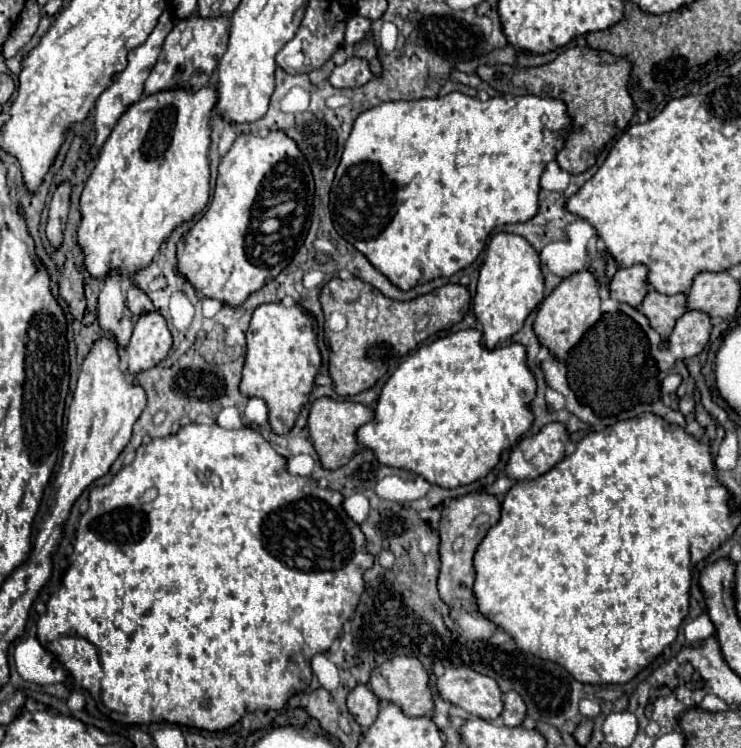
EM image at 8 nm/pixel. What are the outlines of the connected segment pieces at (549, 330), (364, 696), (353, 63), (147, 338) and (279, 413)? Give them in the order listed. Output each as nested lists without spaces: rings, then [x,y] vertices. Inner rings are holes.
[[[578,271],[576,275],[570,275],[568,279],[562,279],[562,283],[542,301],[542,305],[536,311],[534,319],[534,333],[538,341],[550,349],[550,353],[556,359],[564,359],[564,355],[582,339],[582,335],[602,317],[600,311],[600,295],[596,277],[590,271]]]
[[[356,685],[348,693],[346,705],[348,705],[348,713],[354,717],[354,721],[362,729],[368,729],[374,723],[376,715],[378,715],[380,701],[378,701],[378,697],[366,685]]]
[[[350,57],[344,65],[336,67],[330,75],[330,85],[332,87],[360,87],[364,83],[368,83],[372,79],[372,71],[366,59],[358,59],[358,57]]]
[[[154,309],[142,313],[134,325],[132,339],[126,347],[128,353],[128,373],[136,377],[142,369],[154,367],[160,359],[168,355],[172,347],[172,335],[166,319]]]
[[[280,303],[258,305],[246,333],[246,361],[242,369],[240,393],[260,397],[268,407],[268,423],[274,433],[284,435],[294,427],[300,409],[306,405],[314,387],[322,357],[316,345],[316,333],[310,315],[300,307],[284,307]]]

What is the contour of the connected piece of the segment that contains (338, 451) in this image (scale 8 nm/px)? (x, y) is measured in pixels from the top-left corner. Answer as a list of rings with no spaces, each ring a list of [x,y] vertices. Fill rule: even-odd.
[[[320,397],[312,403],[310,415],[308,415],[308,433],[310,441],[320,457],[320,465],[324,469],[338,469],[346,465],[352,455],[358,451],[356,445],[356,429],[368,421],[372,421],[372,409],[362,403],[352,401],[336,401],[330,397]]]

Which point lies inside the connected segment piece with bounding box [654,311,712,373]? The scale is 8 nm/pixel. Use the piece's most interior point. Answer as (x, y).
(692, 331)

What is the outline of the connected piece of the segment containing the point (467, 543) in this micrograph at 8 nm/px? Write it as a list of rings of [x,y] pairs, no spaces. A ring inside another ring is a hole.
[[[468,493],[464,497],[452,499],[448,507],[442,509],[442,517],[438,523],[440,535],[440,573],[438,573],[438,591],[442,601],[450,609],[450,619],[456,623],[458,631],[468,639],[490,639],[498,629],[492,621],[488,621],[476,607],[476,599],[472,593],[474,583],[474,551],[484,539],[486,531],[500,521],[500,503],[494,495],[488,493]]]

